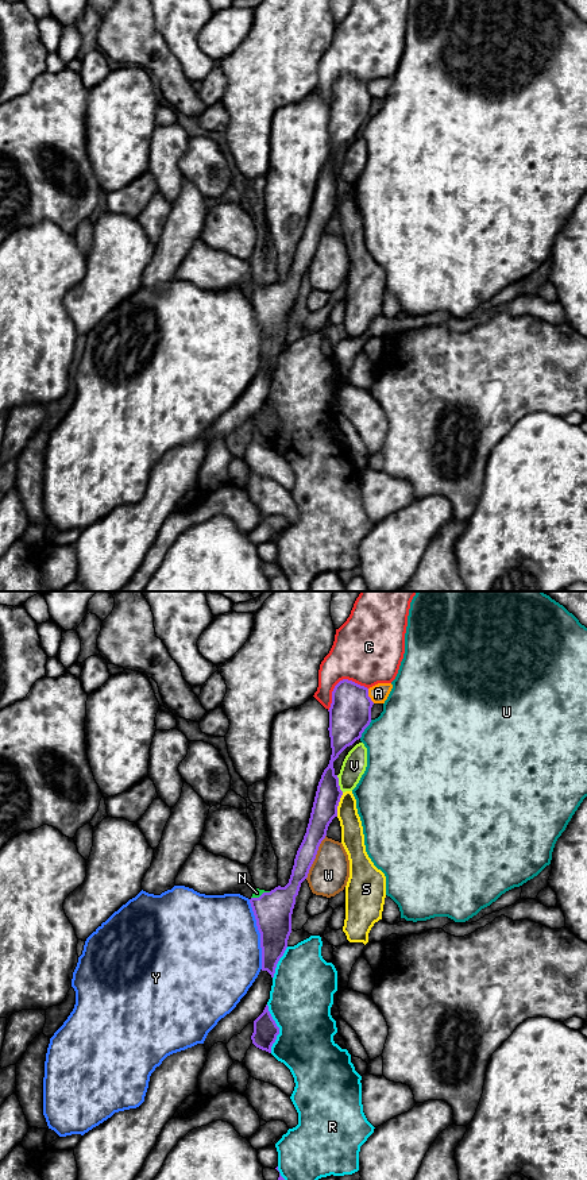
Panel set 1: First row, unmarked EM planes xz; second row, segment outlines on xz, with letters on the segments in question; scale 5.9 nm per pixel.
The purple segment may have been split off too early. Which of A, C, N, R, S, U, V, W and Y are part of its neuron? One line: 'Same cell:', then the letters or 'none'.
Same cell: N

